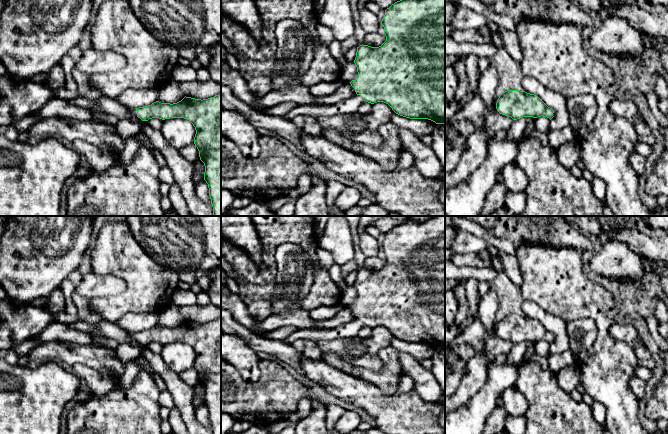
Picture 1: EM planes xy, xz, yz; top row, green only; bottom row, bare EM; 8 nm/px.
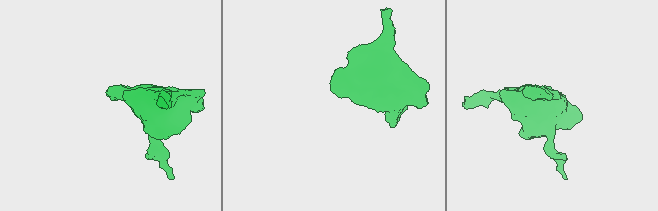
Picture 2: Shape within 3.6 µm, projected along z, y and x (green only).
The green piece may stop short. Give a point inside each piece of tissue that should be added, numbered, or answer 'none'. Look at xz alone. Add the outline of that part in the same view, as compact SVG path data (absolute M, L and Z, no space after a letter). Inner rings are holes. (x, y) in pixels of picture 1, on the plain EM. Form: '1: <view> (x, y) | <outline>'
1: xz (348, 330) | M360 319L339 325L334 329L297 329L283 342L292 345L298 339L318 341L331 341L339 338L353 338L358 336L360 328L364 326Z

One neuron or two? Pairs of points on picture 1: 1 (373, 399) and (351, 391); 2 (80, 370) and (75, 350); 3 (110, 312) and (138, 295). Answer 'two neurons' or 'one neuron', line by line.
1: one neuron
2: two neurons
3: one neuron

